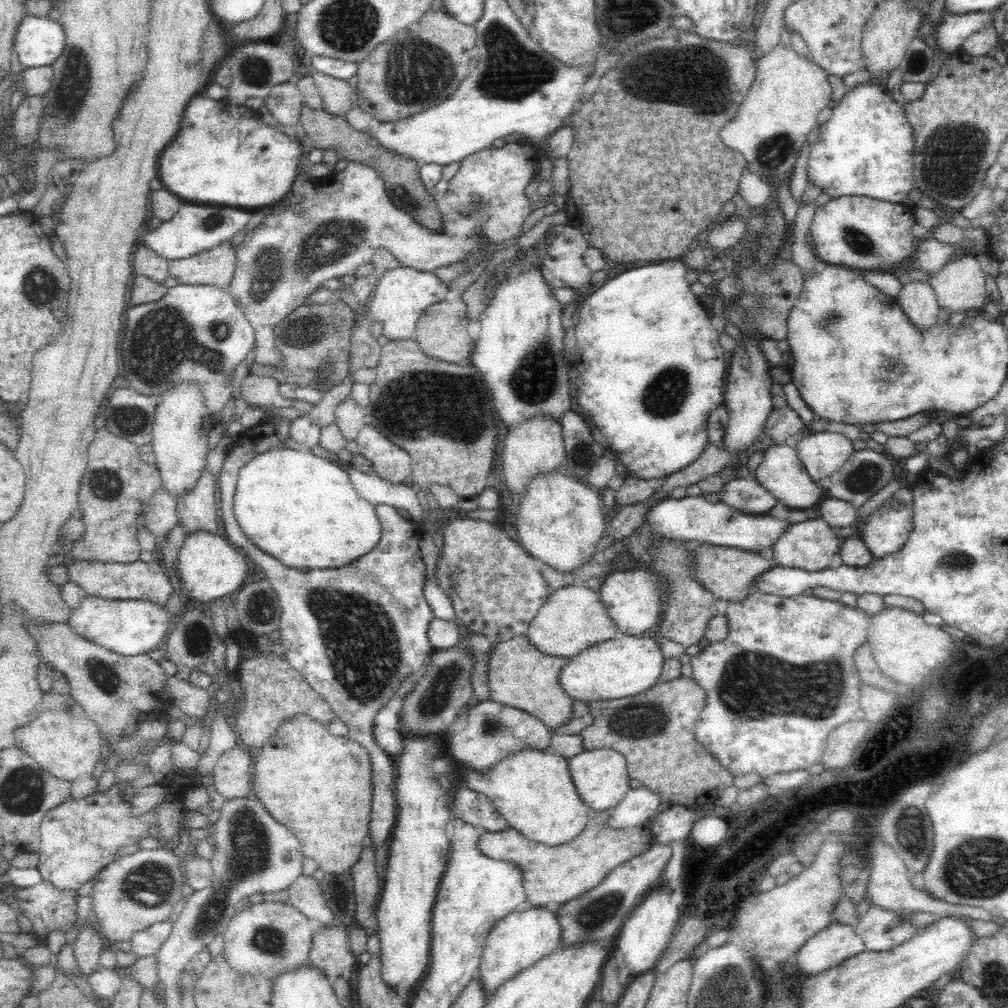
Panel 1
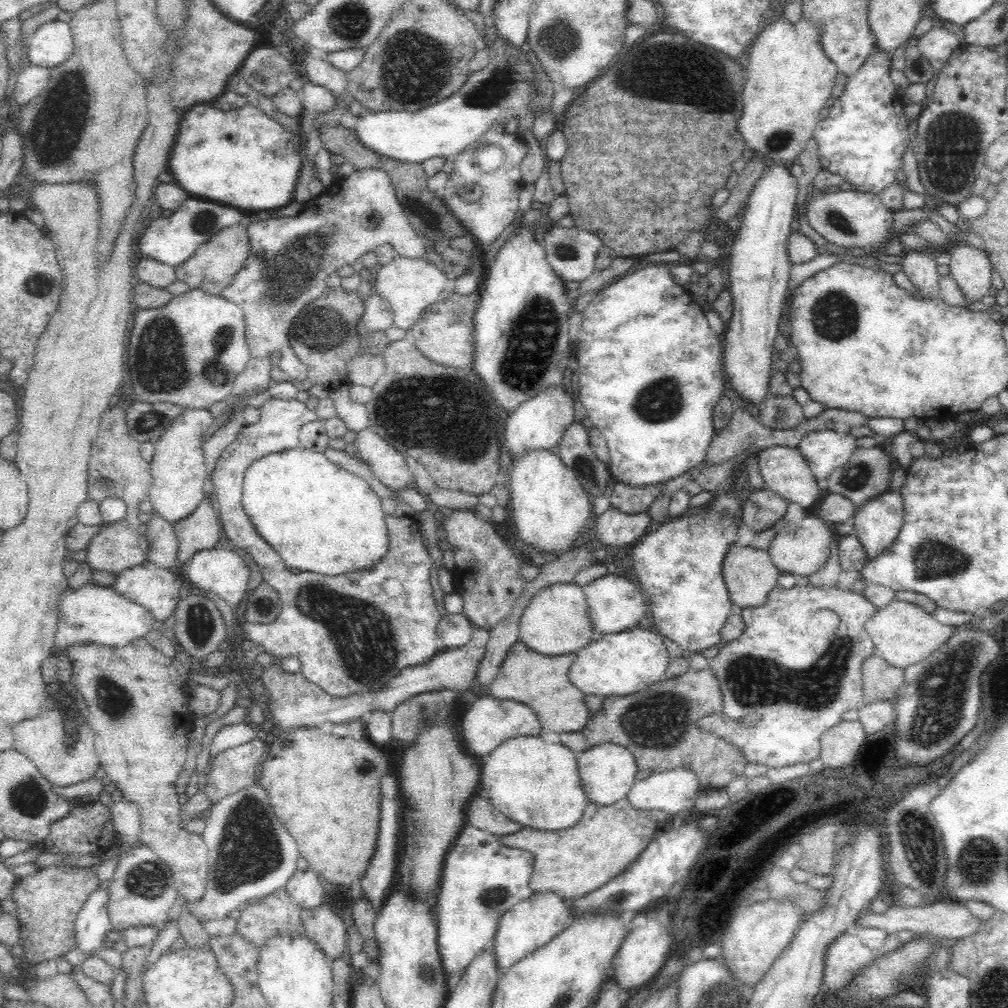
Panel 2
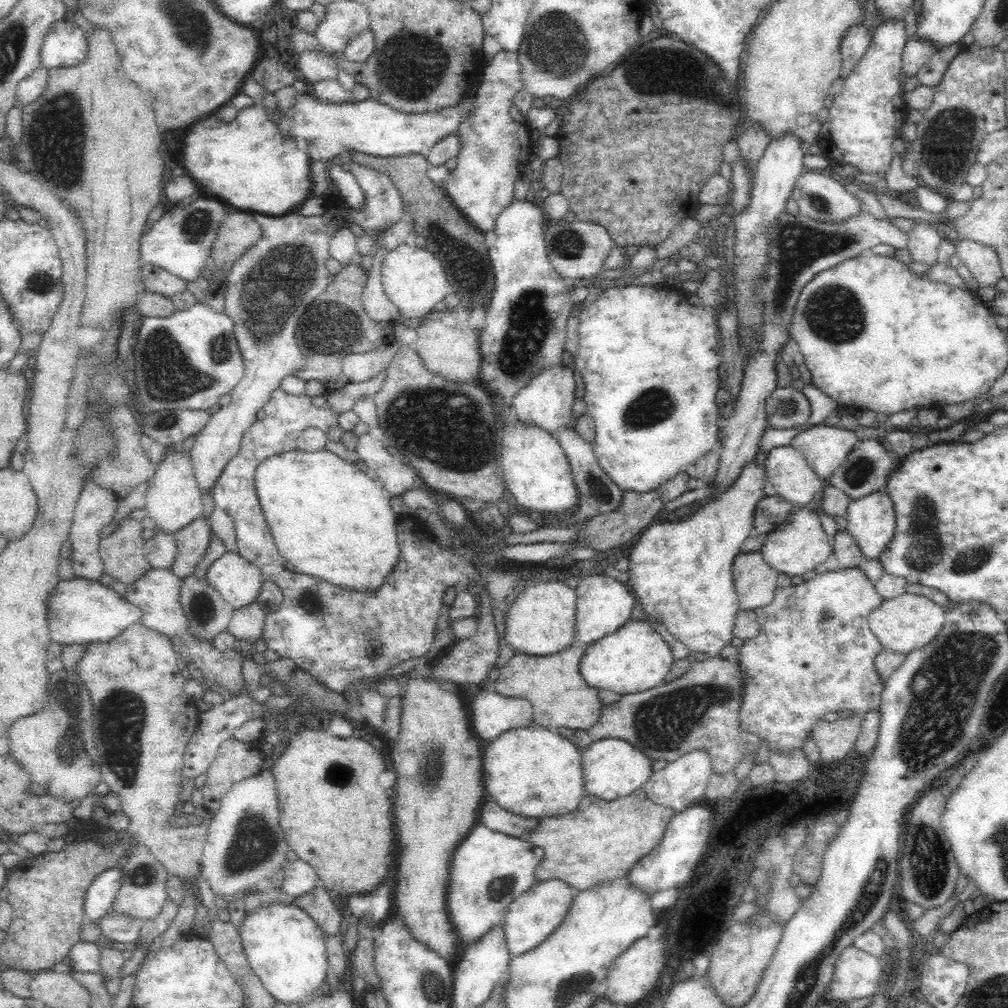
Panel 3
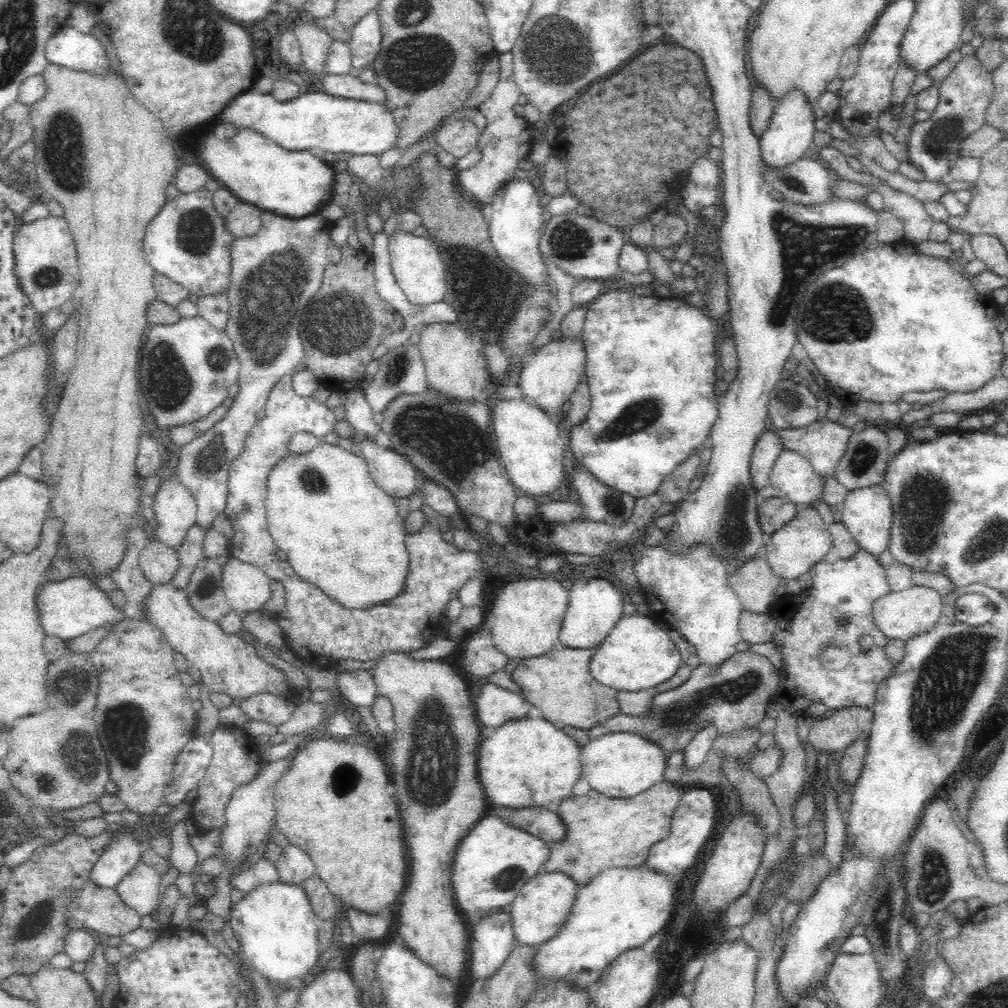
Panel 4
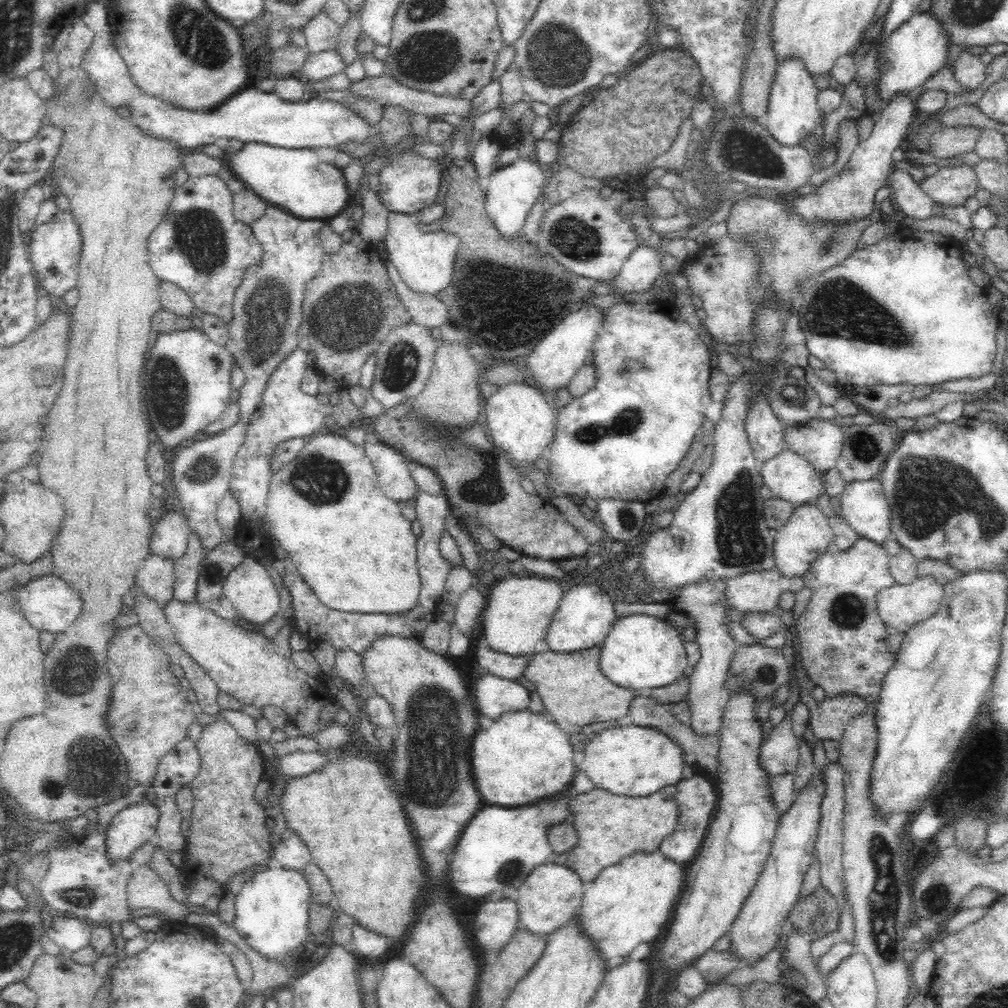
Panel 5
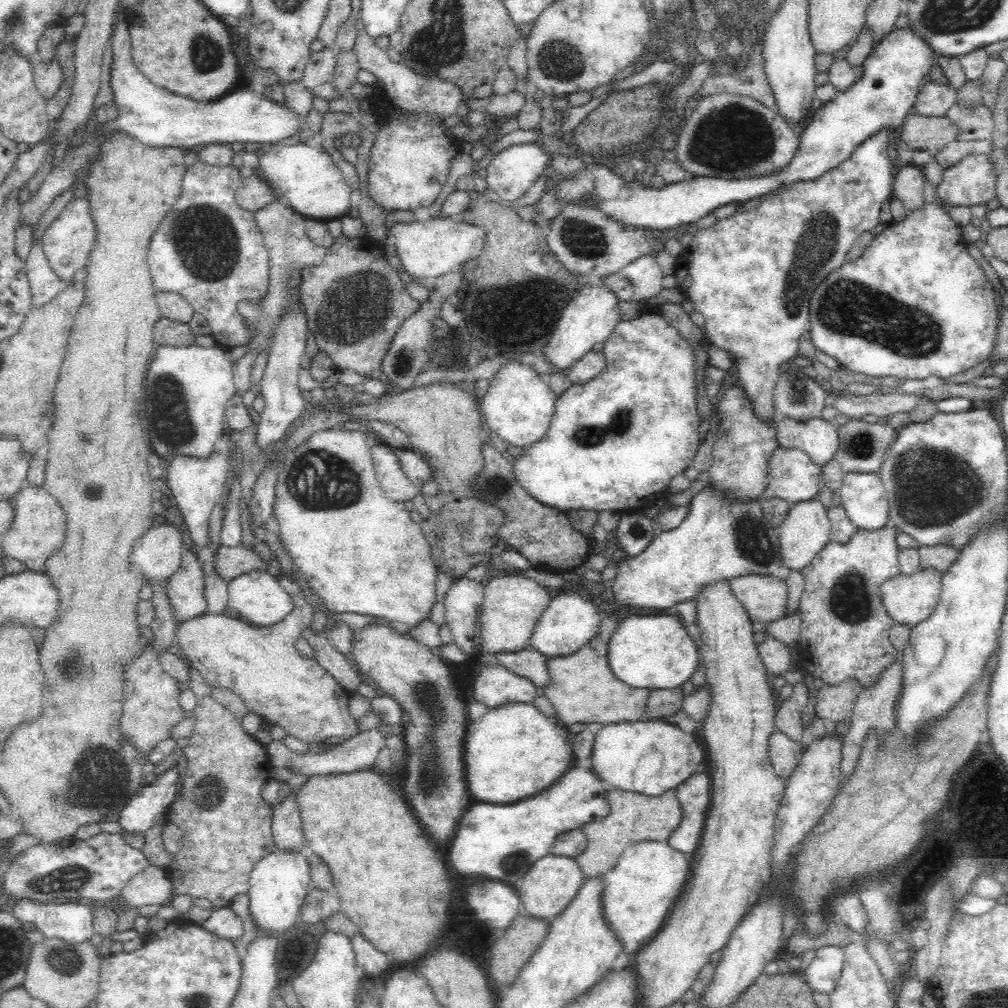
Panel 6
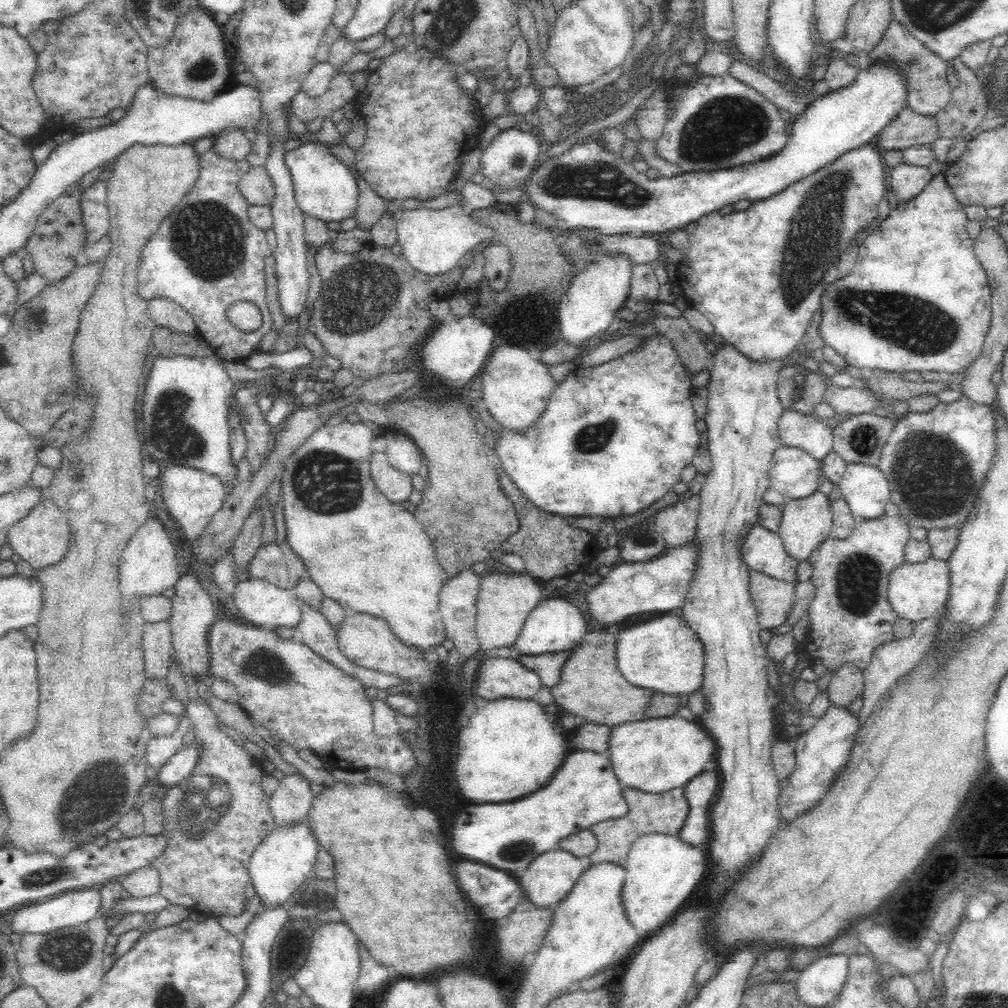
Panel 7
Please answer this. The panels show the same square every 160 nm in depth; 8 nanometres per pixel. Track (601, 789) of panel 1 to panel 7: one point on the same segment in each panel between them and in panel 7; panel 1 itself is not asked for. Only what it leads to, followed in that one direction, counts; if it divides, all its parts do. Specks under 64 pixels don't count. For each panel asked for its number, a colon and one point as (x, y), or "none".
2: (607, 771)
3: (612, 768)
4: (618, 765)
5: (635, 761)
6: (650, 757)
7: (654, 755)

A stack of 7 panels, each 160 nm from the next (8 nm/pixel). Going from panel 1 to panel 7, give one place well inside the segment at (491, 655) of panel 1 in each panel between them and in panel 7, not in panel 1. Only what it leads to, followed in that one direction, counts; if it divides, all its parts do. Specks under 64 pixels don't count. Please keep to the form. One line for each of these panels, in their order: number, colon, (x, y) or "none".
2: (541, 682)
3: (560, 699)
4: (559, 683)
5: (572, 688)
6: (581, 687)
7: (591, 686)

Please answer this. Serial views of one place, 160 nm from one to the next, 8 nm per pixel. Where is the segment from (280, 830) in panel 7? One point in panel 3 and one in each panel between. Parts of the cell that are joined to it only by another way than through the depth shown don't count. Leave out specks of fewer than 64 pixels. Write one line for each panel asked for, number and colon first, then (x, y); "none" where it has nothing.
3: (286, 949)
4: (275, 926)
5: (271, 912)
6: (278, 885)

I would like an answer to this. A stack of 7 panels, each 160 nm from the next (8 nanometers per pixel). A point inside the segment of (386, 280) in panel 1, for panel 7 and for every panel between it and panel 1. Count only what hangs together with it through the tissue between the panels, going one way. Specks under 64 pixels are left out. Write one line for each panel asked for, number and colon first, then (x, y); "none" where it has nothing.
2: (409, 285)
3: (414, 279)
4: (418, 269)
5: (423, 260)
6: (426, 250)
7: (433, 241)

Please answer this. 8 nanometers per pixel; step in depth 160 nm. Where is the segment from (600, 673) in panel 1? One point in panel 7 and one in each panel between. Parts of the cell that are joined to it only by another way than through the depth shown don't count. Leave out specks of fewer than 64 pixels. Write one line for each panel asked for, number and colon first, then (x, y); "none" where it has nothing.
2: (622, 663)
3: (635, 658)
4: (637, 654)
5: (640, 651)
6: (646, 652)
7: (664, 654)

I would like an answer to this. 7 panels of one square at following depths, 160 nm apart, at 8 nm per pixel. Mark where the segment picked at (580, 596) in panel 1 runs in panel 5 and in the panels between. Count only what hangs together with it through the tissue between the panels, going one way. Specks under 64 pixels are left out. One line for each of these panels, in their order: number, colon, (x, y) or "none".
2: (557, 621)
3: (541, 622)
4: (528, 614)
5: (520, 609)

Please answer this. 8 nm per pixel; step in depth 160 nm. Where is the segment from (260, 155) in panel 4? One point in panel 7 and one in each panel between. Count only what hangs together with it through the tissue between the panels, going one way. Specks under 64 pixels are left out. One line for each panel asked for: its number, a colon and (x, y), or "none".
5: (293, 180)
6: (304, 176)
7: (324, 187)

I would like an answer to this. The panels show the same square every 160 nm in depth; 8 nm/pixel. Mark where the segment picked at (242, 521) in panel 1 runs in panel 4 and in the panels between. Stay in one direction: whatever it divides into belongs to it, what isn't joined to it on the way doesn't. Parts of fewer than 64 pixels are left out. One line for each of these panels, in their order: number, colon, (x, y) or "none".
2: (318, 517)
3: (329, 519)
4: (341, 532)

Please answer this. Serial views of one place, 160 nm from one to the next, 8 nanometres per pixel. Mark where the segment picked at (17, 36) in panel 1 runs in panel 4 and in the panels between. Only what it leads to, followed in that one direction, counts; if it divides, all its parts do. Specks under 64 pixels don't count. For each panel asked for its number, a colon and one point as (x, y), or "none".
2: (51, 43)
3: (64, 44)
4: (67, 47)

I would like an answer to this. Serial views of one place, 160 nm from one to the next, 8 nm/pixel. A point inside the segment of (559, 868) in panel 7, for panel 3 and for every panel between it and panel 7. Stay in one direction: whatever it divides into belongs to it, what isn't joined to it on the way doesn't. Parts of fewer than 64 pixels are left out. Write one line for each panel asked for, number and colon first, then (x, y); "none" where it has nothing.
3: (537, 913)
4: (537, 913)
5: (549, 897)
6: (552, 882)

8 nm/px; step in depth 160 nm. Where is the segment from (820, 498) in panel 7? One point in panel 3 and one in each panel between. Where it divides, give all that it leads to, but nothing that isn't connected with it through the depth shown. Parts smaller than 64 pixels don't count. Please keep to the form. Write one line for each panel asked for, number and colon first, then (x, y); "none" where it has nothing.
3: (797, 545)
4: (791, 551)
5: (806, 535)
6: (806, 530)

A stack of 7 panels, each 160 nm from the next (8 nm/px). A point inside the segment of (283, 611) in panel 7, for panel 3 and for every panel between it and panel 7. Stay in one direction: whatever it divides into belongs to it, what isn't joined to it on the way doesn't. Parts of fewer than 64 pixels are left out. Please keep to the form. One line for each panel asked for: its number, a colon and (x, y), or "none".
3: (236, 579)
4: (247, 588)
5: (249, 587)
6: (256, 597)

